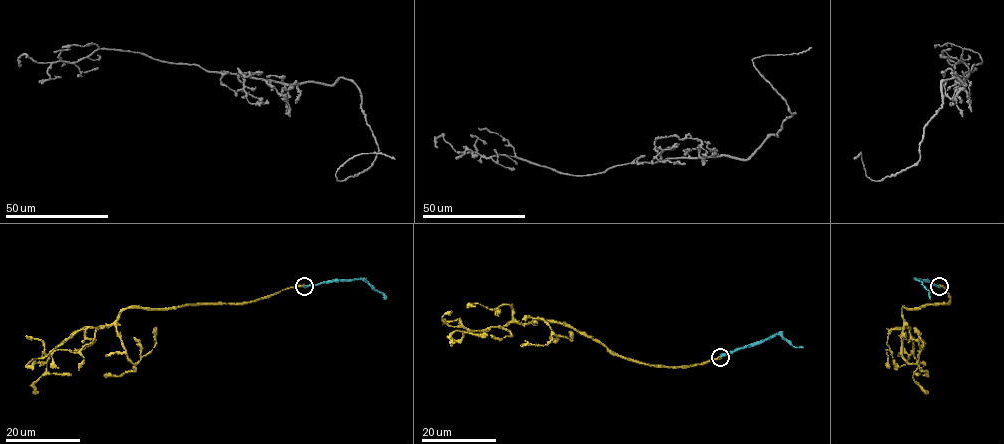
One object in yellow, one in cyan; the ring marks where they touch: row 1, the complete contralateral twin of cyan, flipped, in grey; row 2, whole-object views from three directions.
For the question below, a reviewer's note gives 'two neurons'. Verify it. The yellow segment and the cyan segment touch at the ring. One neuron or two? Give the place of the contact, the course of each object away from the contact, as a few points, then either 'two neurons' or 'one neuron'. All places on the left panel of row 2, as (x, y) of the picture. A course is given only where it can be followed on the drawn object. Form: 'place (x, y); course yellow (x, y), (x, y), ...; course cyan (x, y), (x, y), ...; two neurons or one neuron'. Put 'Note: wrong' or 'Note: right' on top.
Note: right
place (304, 286); course yellow (303, 286), (249, 302), (124, 309), (110, 324), (75, 331), (47, 361), (44, 374), (33, 384), (35, 393); course cyan (303, 286), (364, 279), (385, 299); two neurons

